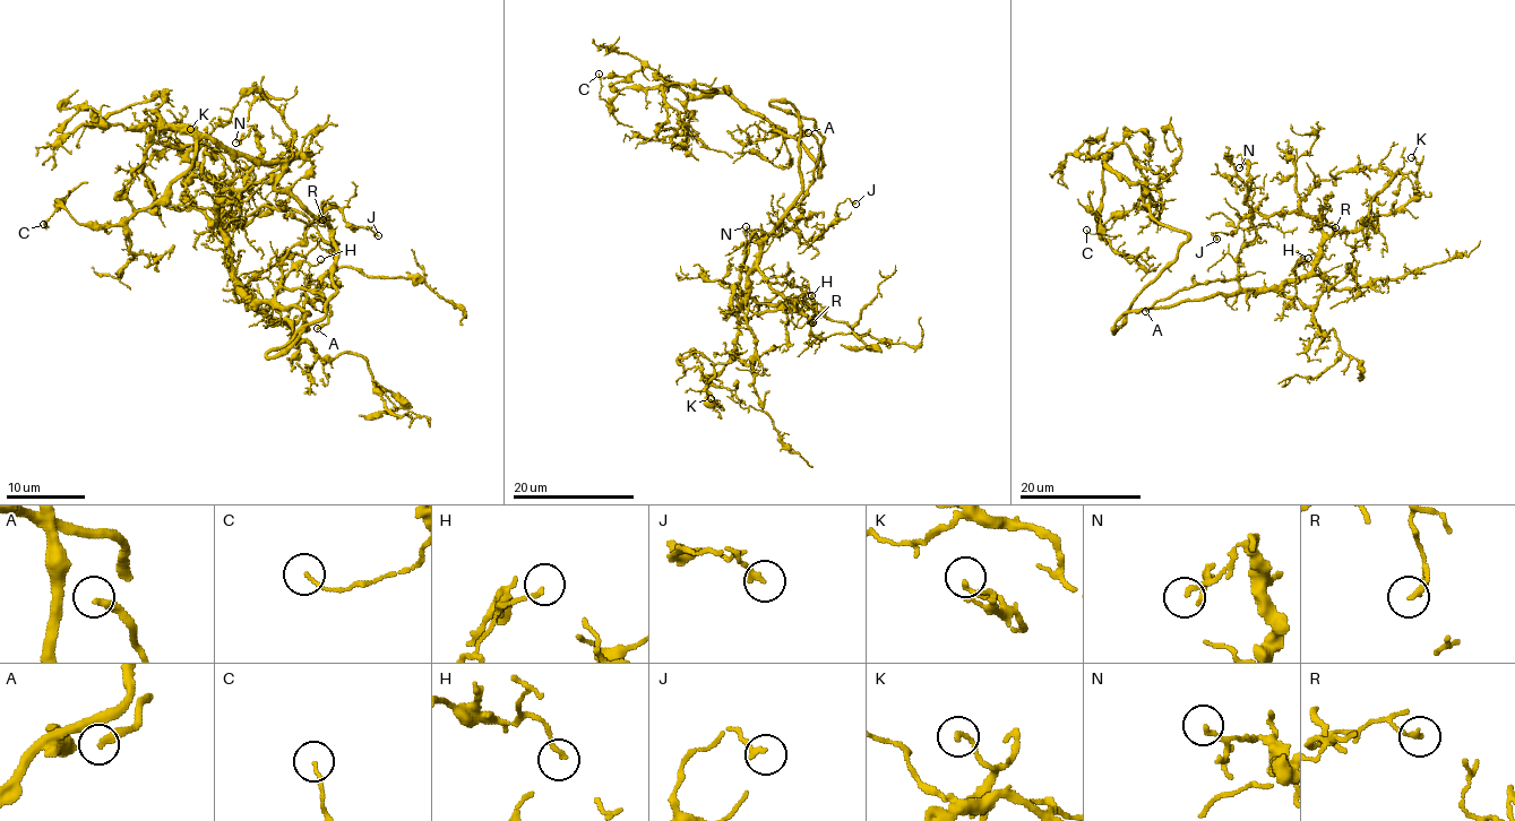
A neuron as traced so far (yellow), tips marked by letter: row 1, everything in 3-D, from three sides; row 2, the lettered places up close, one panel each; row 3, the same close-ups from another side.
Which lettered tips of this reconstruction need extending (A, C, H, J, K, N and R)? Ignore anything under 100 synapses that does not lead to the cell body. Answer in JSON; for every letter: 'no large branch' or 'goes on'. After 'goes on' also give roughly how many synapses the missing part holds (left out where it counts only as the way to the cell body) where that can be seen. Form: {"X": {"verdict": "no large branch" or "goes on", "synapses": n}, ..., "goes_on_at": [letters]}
{"A": {"verdict": "goes on"}, "C": {"verdict": "no large branch"}, "H": {"verdict": "no large branch"}, "J": {"verdict": "no large branch"}, "K": {"verdict": "no large branch"}, "N": {"verdict": "no large branch"}, "R": {"verdict": "no large branch"}, "goes_on_at": ["A"]}

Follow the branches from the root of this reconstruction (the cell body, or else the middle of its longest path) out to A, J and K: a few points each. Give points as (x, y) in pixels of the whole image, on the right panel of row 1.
A: (1133, 302), (1133, 309), (1171, 308), (1233, 294), (1238, 282), (1208, 281), (1181, 287), (1145, 311)
J: (1133, 302), (1154, 309), (1233, 294), (1238, 253), (1256, 228), (1244, 218), (1230, 233), (1211, 233), (1216, 239)
K: (1133, 302), (1171, 308), (1305, 276), (1331, 236), (1413, 197), (1411, 157)

